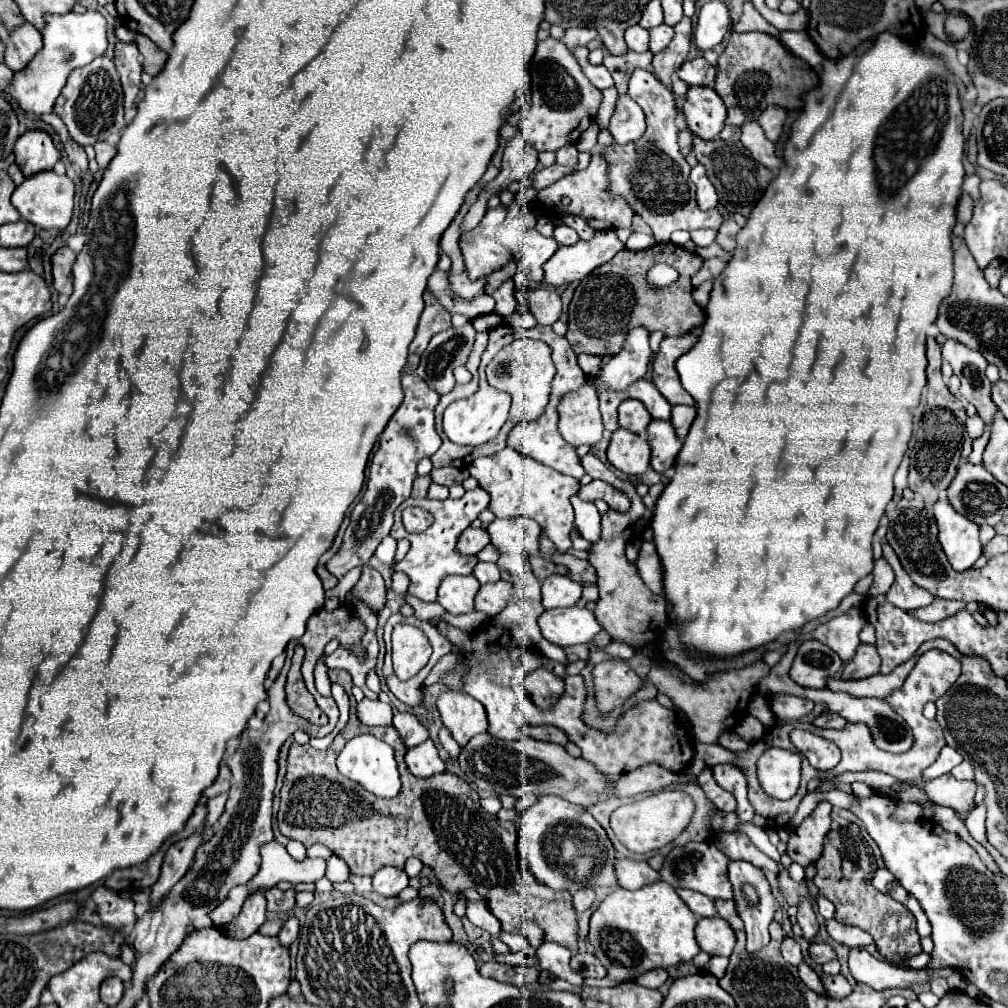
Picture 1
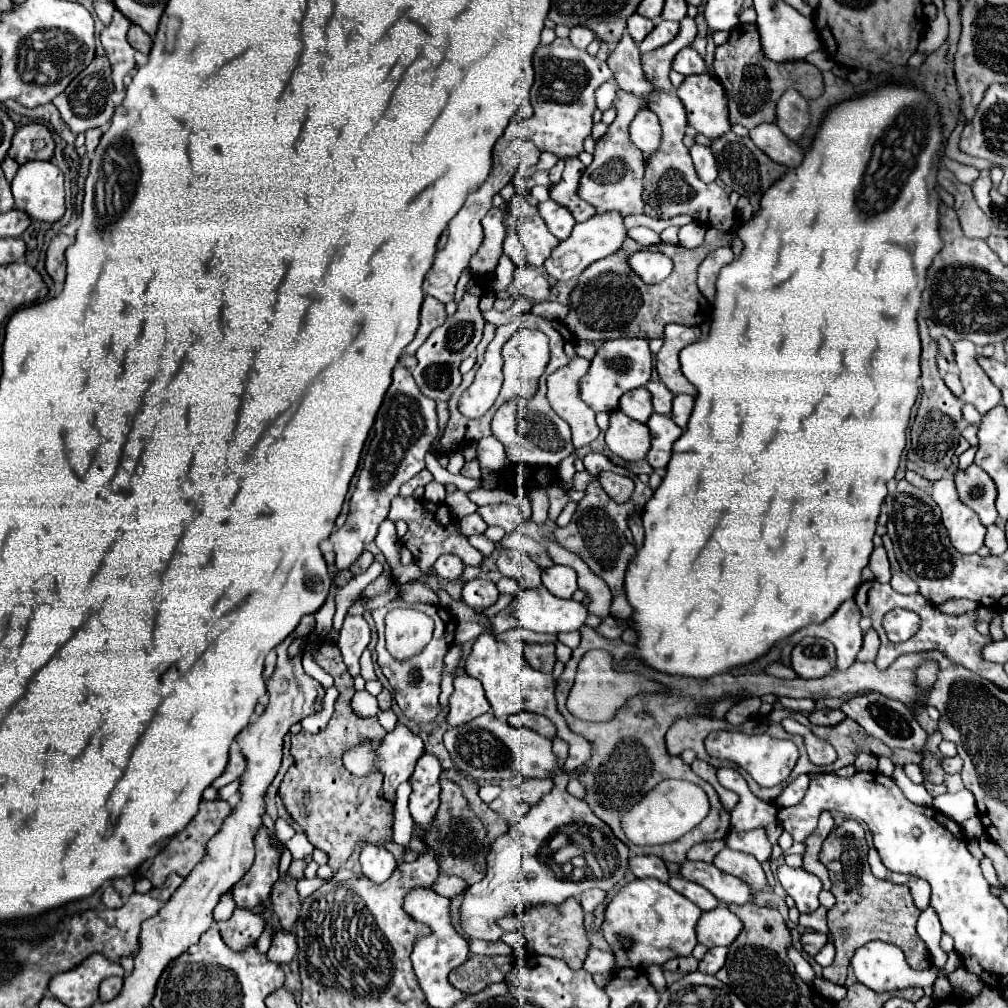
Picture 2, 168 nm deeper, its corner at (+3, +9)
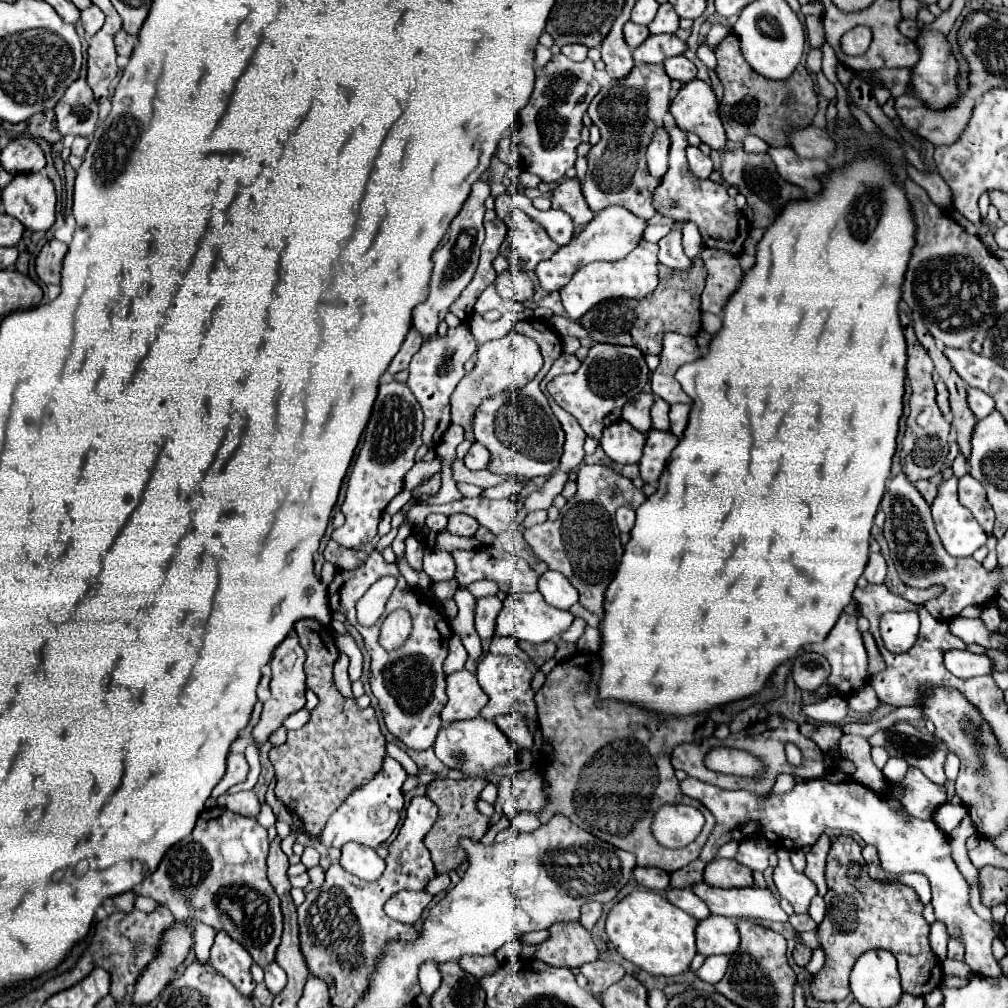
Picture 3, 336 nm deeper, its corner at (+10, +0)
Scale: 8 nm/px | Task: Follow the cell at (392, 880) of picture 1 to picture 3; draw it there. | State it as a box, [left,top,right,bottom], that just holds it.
[340,842,386,882]

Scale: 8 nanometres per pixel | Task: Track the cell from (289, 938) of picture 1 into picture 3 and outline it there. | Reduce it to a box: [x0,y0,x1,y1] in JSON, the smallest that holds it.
[264,962,286,996]

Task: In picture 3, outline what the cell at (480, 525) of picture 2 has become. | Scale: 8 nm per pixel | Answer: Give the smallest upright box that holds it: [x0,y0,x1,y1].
[446,514,478,536]

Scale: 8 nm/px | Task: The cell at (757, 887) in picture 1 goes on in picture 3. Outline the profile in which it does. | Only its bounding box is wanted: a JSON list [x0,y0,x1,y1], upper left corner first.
[704,858,754,888]

